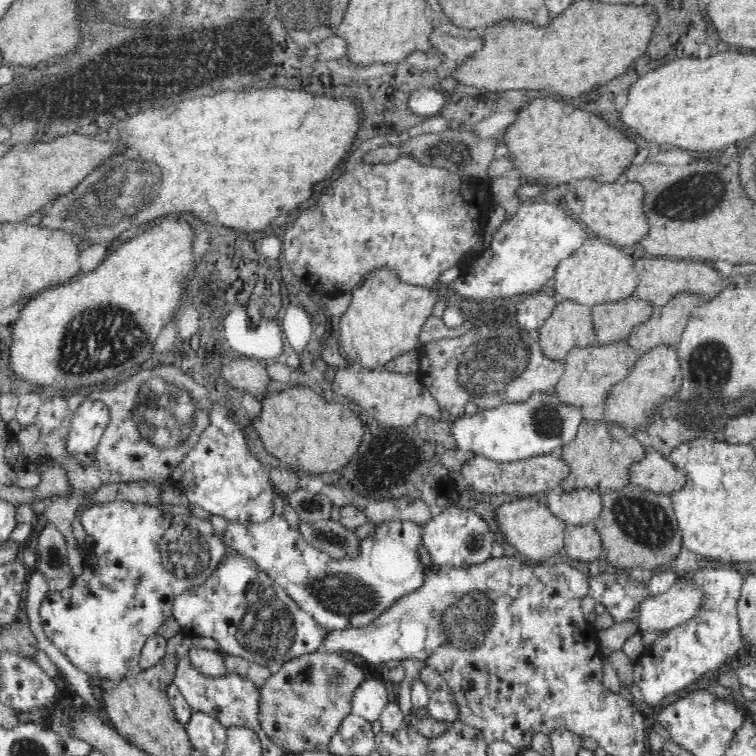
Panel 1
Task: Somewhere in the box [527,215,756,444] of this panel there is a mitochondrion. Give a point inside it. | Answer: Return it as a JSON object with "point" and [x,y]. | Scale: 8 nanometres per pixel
{"point":[712,365]}

